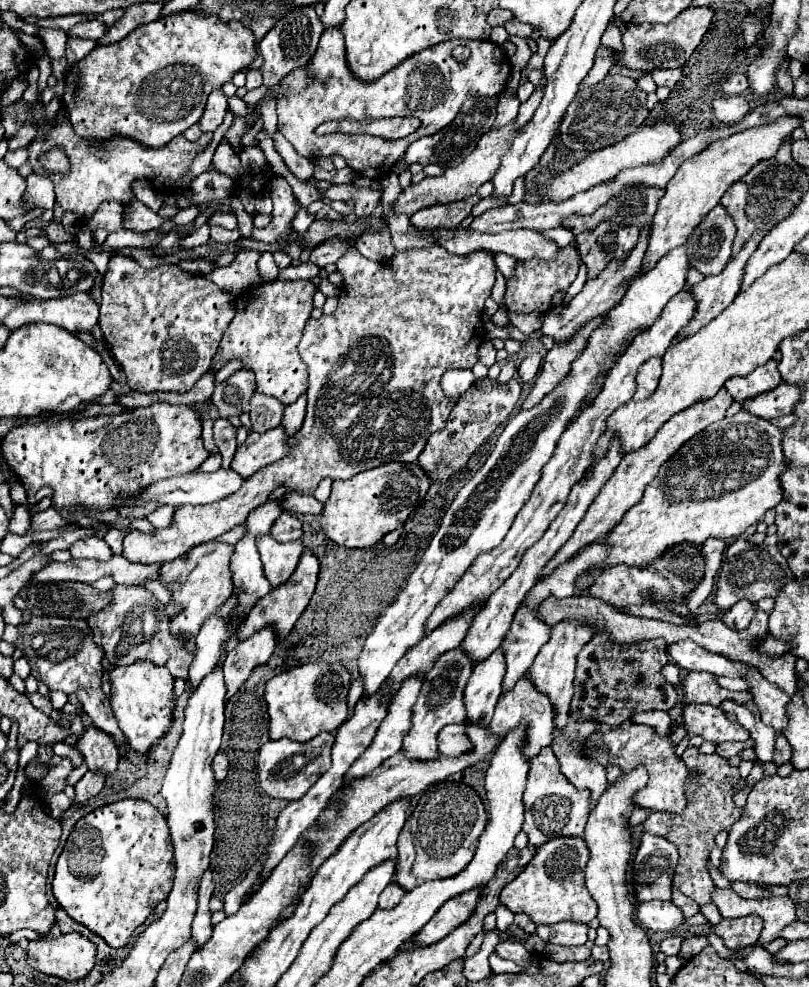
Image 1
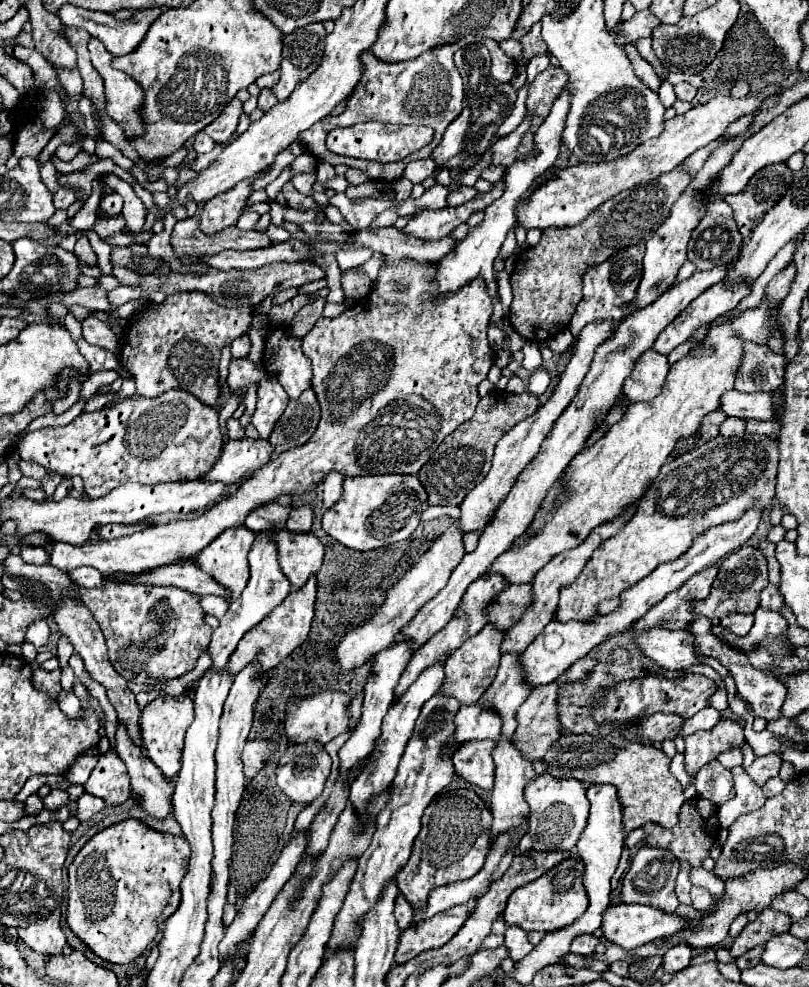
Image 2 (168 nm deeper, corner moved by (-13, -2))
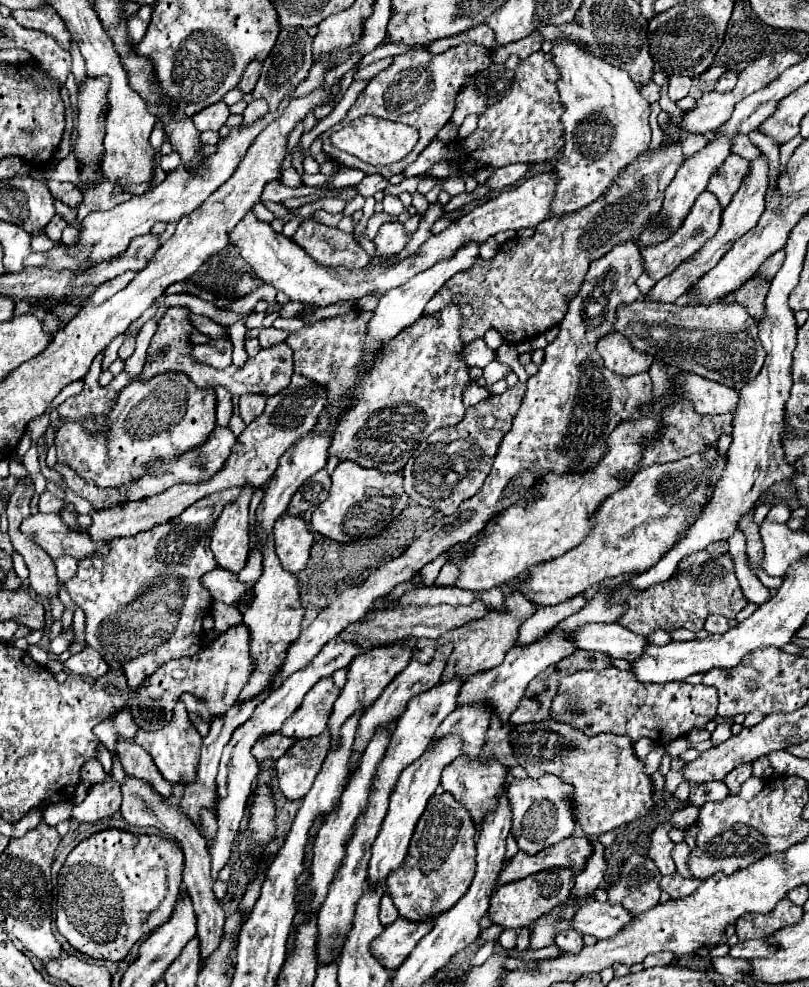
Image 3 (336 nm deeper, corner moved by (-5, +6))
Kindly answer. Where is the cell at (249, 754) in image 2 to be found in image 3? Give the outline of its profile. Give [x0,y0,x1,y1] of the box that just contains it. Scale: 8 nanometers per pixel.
[253,733,295,763]

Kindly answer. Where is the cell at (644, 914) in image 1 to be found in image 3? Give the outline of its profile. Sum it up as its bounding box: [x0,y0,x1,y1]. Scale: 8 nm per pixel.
[571,901,633,939]

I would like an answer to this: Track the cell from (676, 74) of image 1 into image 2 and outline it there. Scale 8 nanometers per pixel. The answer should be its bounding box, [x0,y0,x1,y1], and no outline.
[675,83,697,101]

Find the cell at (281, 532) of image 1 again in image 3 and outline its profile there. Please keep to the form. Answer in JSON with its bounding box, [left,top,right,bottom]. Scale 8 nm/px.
[287,469,331,515]

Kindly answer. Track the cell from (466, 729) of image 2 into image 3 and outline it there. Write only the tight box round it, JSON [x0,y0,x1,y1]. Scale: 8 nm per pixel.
[367,737,461,885]

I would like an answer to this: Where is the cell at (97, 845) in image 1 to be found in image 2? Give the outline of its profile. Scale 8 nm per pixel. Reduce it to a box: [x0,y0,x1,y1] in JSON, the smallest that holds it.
[67,817,189,963]

